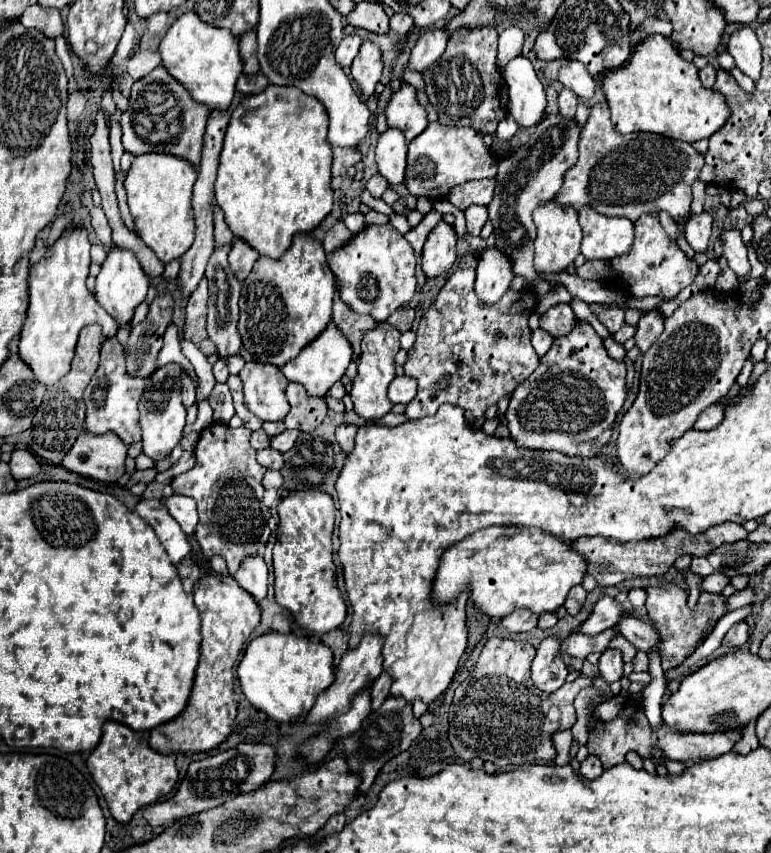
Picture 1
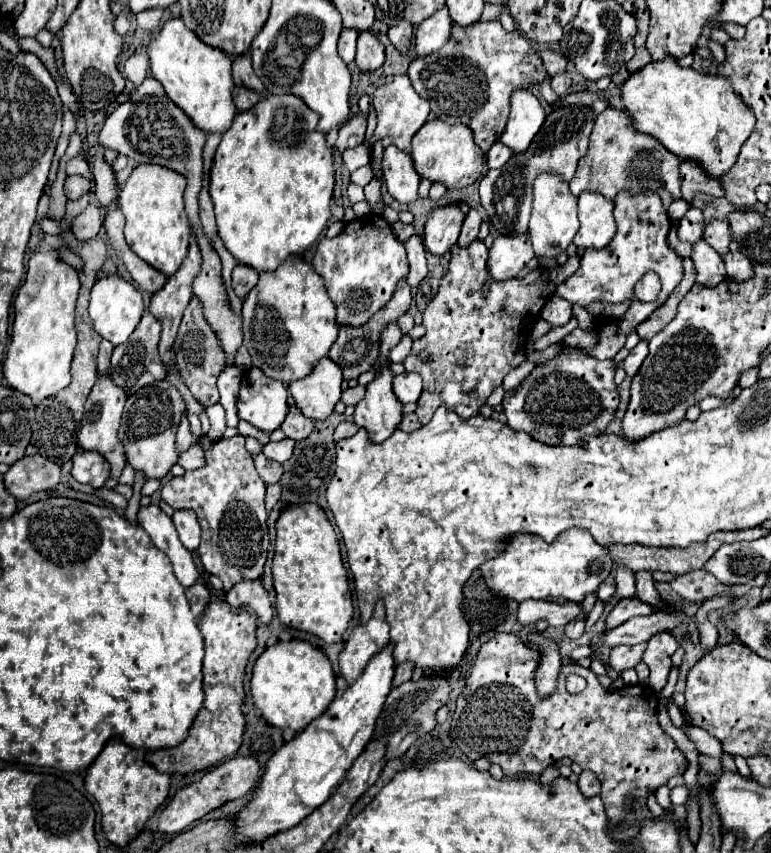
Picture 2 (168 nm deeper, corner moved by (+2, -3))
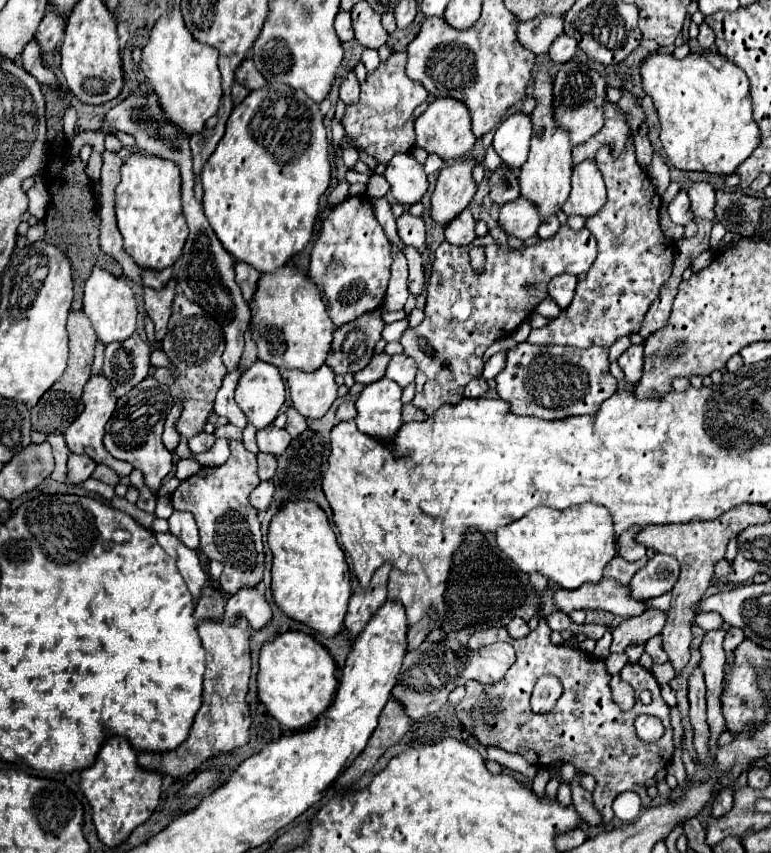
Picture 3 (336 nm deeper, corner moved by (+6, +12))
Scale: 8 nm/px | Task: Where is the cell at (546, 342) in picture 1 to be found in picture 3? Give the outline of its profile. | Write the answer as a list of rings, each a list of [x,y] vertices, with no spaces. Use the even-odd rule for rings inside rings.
[[[550,297],[544,299],[544,301],[536,307],[536,313],[538,313],[538,315],[542,315],[542,317],[550,317],[550,319],[556,319],[556,317],[560,315],[560,311],[562,311],[562,309],[558,309],[558,307],[550,301]]]

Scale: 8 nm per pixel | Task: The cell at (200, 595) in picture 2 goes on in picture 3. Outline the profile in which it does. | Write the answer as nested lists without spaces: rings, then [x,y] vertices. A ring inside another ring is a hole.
[[[206,585],[202,589],[198,603],[196,603],[194,617],[200,619],[200,621],[202,619],[220,619],[224,615],[224,605],[226,605],[226,599],[216,589]]]

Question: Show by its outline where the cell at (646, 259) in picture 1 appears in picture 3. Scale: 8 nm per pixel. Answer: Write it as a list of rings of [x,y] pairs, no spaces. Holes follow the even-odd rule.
[[[634,145],[622,153],[622,157],[614,159],[610,149],[600,149],[596,157],[596,165],[604,175],[606,189],[608,189],[608,201],[606,205],[590,219],[586,219],[586,229],[596,237],[598,243],[598,257],[586,277],[578,281],[576,295],[568,309],[564,309],[550,325],[542,329],[532,329],[526,343],[532,345],[570,345],[578,349],[588,349],[592,345],[610,347],[618,337],[630,335],[632,331],[640,329],[640,323],[652,305],[652,301],[658,297],[660,287],[664,281],[672,275],[672,259],[674,259],[674,243],[662,233],[658,223],[658,209],[660,209],[660,197],[648,177],[646,171],[640,169],[634,155]]]

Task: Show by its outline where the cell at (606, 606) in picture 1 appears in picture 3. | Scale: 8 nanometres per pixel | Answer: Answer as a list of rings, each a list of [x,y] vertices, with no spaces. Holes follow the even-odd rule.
[[[656,553],[644,569],[640,569],[630,581],[630,597],[636,601],[646,601],[658,597],[666,591],[672,591],[678,581],[680,565],[674,557]]]

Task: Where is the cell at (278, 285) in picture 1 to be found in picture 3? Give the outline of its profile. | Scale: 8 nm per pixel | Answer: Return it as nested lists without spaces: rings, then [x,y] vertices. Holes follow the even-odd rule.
[[[282,265],[274,273],[262,273],[250,301],[250,335],[258,345],[258,359],[280,369],[314,371],[326,361],[334,323],[314,281],[296,265]]]

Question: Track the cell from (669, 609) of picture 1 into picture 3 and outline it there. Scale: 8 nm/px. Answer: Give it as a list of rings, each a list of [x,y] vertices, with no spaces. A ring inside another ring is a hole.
[[[630,527],[630,529],[628,529],[626,533],[622,533],[622,537],[620,537],[620,555],[622,555],[626,561],[630,561],[630,563],[646,557],[646,547],[644,547],[644,545],[638,545],[638,543],[634,541],[634,533],[636,533],[638,529],[640,529],[640,527]]]

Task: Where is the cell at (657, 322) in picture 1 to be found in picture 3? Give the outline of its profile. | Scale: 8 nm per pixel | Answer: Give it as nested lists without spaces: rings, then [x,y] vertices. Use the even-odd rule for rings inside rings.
[[[630,345],[618,359],[618,365],[626,375],[626,381],[632,385],[636,385],[636,381],[642,375],[642,351],[644,345]]]

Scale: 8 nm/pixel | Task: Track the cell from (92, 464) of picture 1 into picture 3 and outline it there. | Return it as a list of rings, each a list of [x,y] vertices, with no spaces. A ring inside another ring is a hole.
[[[72,453],[68,457],[68,479],[74,485],[78,485],[84,479],[88,479],[94,469],[96,469],[96,461],[90,459],[88,455],[76,455],[76,453]]]

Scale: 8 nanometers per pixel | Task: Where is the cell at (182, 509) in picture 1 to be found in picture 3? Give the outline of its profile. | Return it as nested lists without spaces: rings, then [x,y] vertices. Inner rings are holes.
[[[174,511],[172,517],[168,519],[170,523],[170,533],[174,533],[178,539],[182,539],[184,545],[198,549],[198,527],[190,511]]]

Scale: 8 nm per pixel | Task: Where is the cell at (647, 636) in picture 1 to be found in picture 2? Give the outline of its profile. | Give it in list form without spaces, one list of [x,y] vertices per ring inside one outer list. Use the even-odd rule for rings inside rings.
[[[662,632],[648,642],[644,652],[644,662],[650,668],[650,686],[660,692],[666,684],[670,672],[670,658],[678,648],[678,640],[670,632]]]

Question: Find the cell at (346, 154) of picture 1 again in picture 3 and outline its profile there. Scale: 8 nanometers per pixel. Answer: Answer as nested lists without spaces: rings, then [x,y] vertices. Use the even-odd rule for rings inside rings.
[[[350,73],[350,75],[342,81],[342,85],[340,85],[340,99],[342,99],[346,105],[358,103],[358,99],[360,99],[360,83],[358,83],[358,79],[356,79],[354,73]]]

